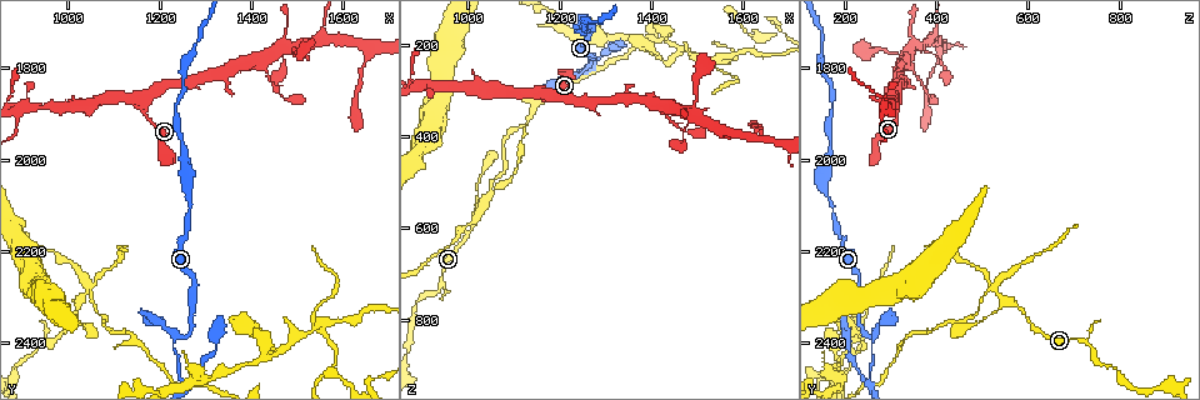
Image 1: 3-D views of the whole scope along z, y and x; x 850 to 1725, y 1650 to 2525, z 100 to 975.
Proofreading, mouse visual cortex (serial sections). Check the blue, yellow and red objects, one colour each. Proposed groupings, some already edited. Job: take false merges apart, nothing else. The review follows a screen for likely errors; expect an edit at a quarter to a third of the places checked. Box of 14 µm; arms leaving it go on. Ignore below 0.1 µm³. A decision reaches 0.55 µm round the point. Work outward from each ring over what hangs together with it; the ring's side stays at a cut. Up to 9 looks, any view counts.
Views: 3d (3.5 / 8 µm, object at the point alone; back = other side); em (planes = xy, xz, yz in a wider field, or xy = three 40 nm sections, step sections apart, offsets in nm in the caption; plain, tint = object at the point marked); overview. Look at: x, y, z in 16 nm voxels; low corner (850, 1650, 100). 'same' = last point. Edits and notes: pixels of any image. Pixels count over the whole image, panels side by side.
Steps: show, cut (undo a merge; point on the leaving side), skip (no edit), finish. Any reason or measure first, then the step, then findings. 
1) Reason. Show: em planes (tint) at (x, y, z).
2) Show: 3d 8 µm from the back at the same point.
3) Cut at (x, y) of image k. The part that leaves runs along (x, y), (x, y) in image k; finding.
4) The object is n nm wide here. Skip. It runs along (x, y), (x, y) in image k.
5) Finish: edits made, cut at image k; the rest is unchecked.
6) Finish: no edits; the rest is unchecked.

Two arms in line, one across. Show: 3d 3.5 µm at (1480, 1755, 355).

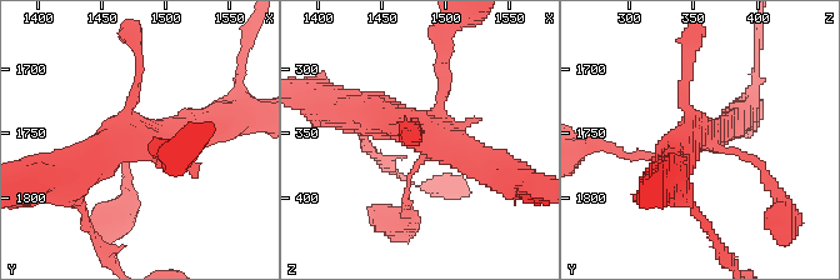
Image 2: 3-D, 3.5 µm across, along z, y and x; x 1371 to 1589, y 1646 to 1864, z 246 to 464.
Skip. It runs along (345, 109), (486, 166) in image 2; continuous, no second cell.

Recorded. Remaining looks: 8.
Narrows sharply. Show: 3d 3.5 µm at (1240, 2385, 270).

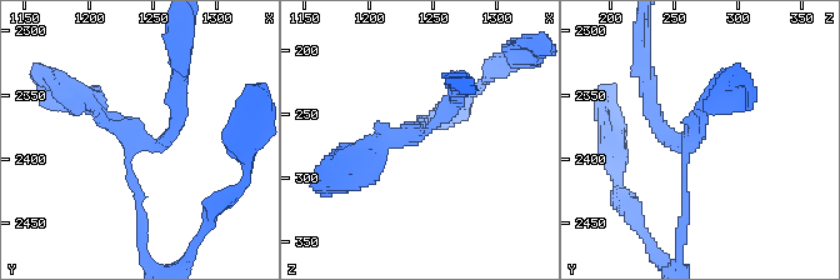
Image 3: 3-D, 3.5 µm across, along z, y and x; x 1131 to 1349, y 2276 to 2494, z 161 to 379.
3 arms meet here; the arms are 100, 200, 200 nm wide. Show: em xy step 3 (tint) at (1240, 2390, 262).

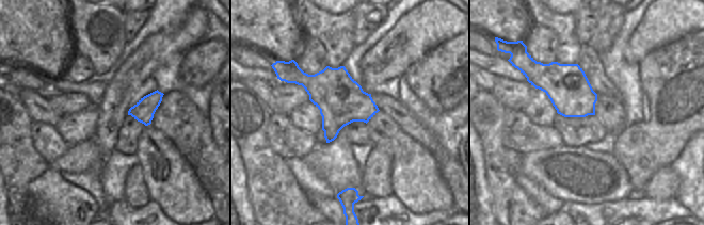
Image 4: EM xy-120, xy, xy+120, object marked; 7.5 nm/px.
Skip. It runs along (176, 95), (173, 134), (126, 160), (141, 214) in image 3; continuous, no second cell.

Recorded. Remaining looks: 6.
Show: 3d 3.5 µm at (1645, 1810, 390).

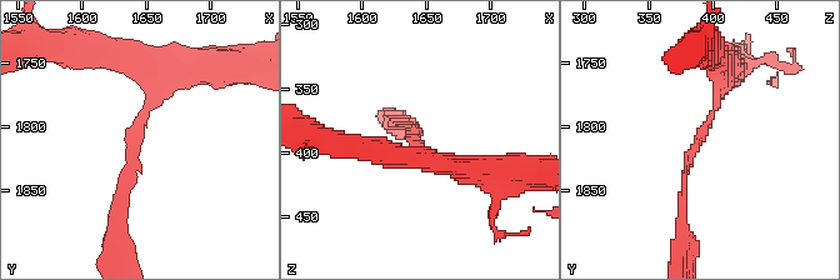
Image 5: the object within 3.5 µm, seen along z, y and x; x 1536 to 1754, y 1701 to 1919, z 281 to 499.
Now the EM. Show: em xy step 1 (plain) at (1642, 1806, 396).

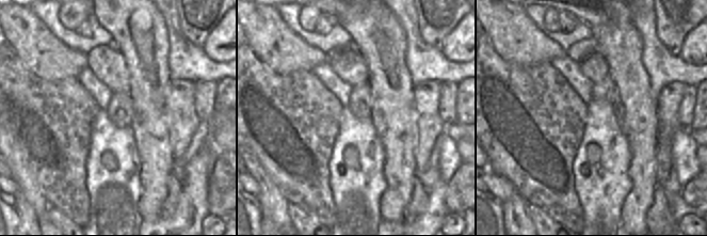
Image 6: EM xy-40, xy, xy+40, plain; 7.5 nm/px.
With the object marked. Show: em xy step 1 (tint) at the same point.

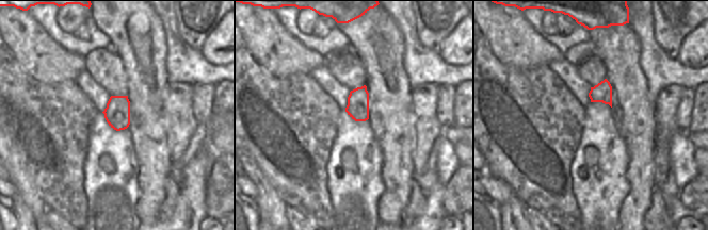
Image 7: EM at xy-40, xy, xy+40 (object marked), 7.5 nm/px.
The object is 170 nm wide here. Skip. It runs along (718, 64), (718, 105), (689, 159), (681, 205) in image 5; one cell here.

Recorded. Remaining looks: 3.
Side arm on a straight run. Show: 3d 8 µm at (1050, 2285, 525).

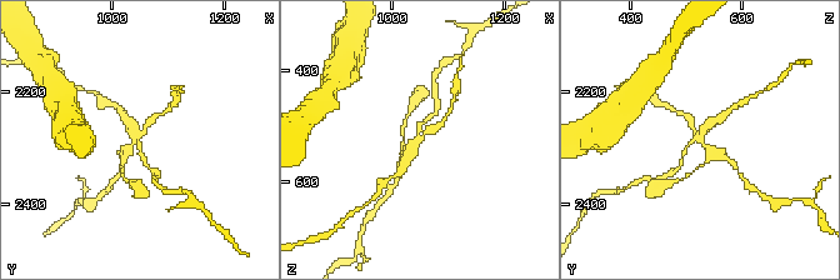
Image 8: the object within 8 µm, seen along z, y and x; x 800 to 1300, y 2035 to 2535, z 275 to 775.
Zoom in. Show: 3d 3.5 µm at (1045, 2275, 525).

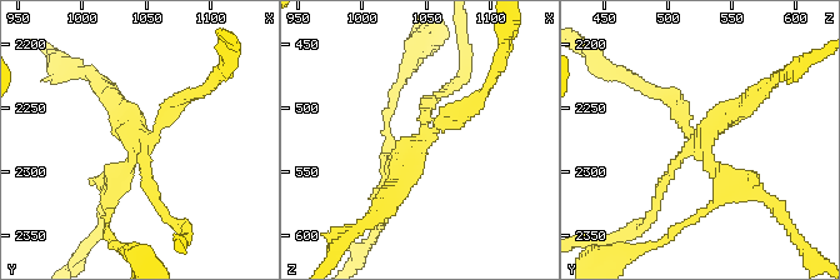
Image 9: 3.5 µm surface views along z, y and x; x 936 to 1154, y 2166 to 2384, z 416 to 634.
Show: em xy step 1 (tint) at (1046, 2280, 524).

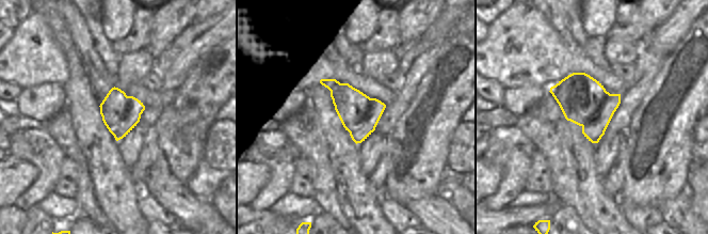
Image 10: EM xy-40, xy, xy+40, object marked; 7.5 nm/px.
Cut at (724, 114) of image 9. The part that leaves runs along (701, 148), (675, 163), (638, 229) in image 9; two cells meet here.

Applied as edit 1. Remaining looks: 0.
Finish: edits made, cut at image 9; the rest is unchecked.

